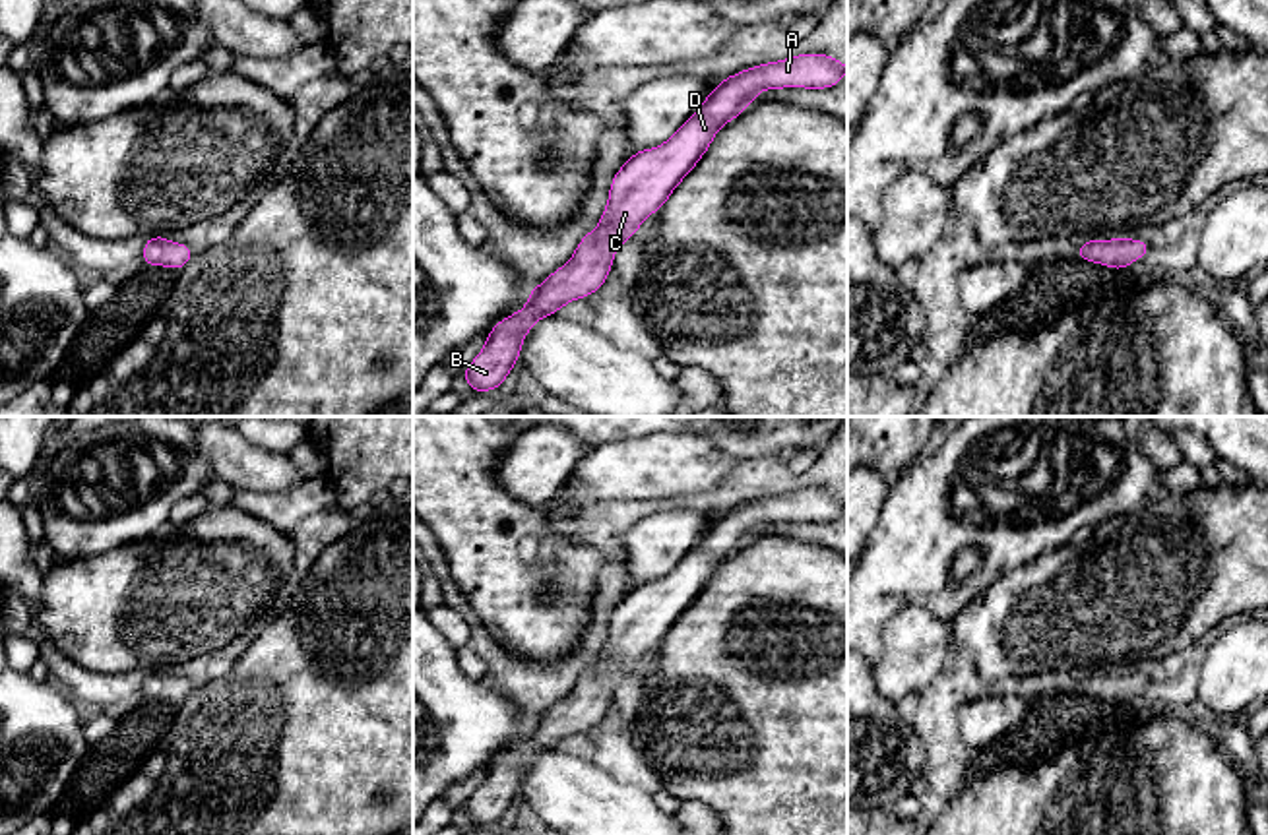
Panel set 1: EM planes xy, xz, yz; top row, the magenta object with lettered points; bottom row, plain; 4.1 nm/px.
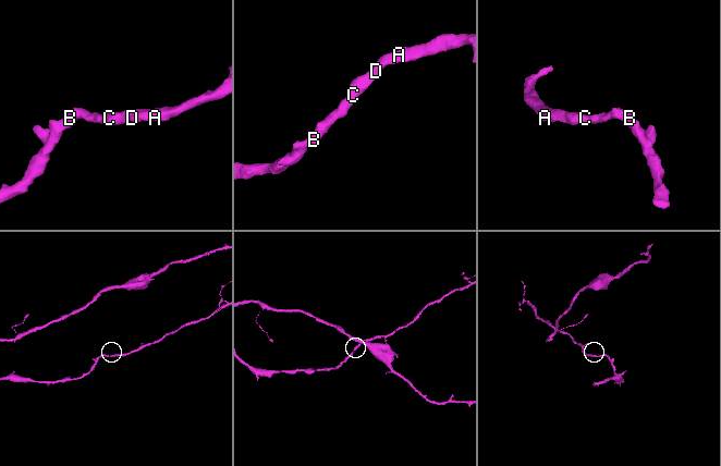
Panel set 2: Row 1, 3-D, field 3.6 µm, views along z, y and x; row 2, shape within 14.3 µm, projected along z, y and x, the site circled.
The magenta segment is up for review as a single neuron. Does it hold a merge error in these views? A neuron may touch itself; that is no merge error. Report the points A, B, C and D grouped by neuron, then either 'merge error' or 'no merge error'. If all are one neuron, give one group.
A B C D; no merge error

